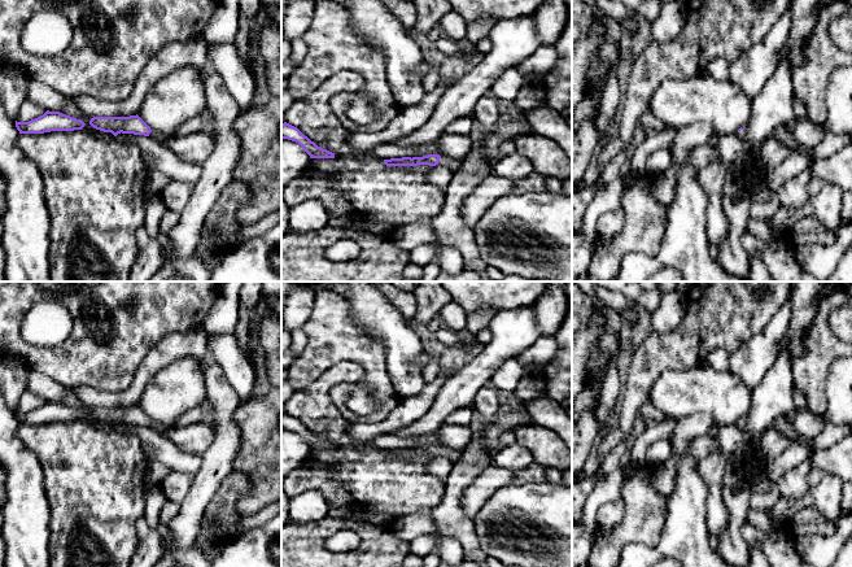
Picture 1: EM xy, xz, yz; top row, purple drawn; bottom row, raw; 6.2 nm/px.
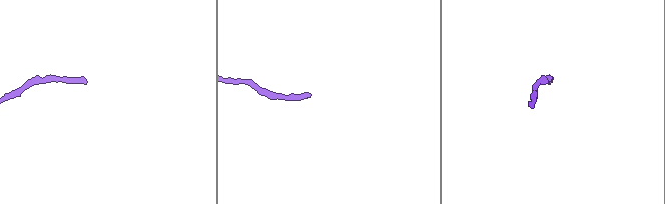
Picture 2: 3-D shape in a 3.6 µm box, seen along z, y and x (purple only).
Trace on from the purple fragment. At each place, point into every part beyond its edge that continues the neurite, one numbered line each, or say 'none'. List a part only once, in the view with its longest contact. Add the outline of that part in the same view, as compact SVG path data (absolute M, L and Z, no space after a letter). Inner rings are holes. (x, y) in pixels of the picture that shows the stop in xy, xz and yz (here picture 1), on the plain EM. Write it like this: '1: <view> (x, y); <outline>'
1: xz (455, 457); M441 446L438 455L447 458L453 464L459 463L464 457L464 452L455 452L455 450L450 450L445 446Z

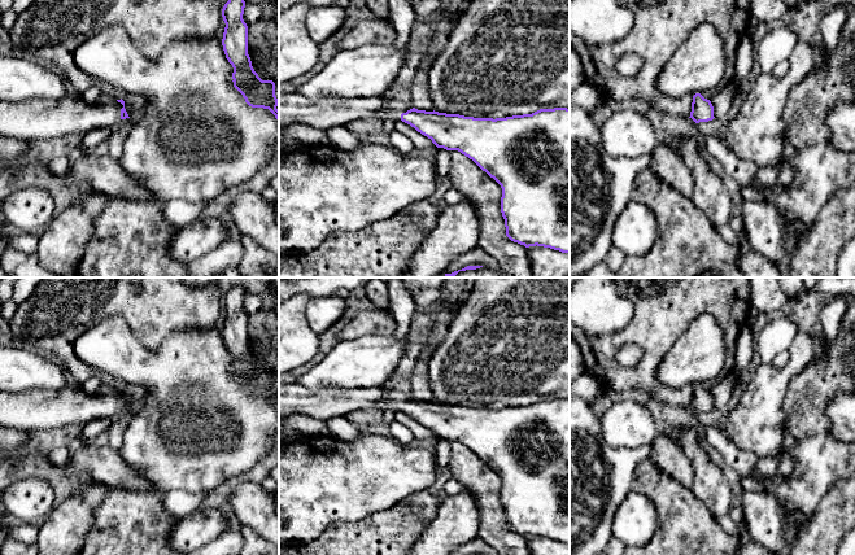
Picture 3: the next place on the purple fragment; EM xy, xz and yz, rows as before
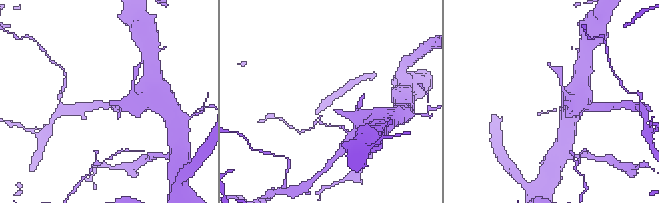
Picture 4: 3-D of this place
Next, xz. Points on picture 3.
1: xz (293, 400); M296 383L279 384L279 418L305 415L328 421L366 408L401 412L401 405L413 398L410 393L381 386L310 393Z

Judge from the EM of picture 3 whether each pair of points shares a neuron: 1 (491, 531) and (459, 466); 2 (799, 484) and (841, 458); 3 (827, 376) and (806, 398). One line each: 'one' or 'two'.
1: one
2: one
3: one

